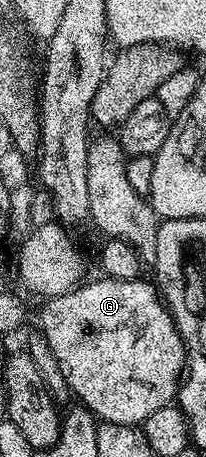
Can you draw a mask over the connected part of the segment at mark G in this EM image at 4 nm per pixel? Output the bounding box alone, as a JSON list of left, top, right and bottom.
[40,277,186,426]

